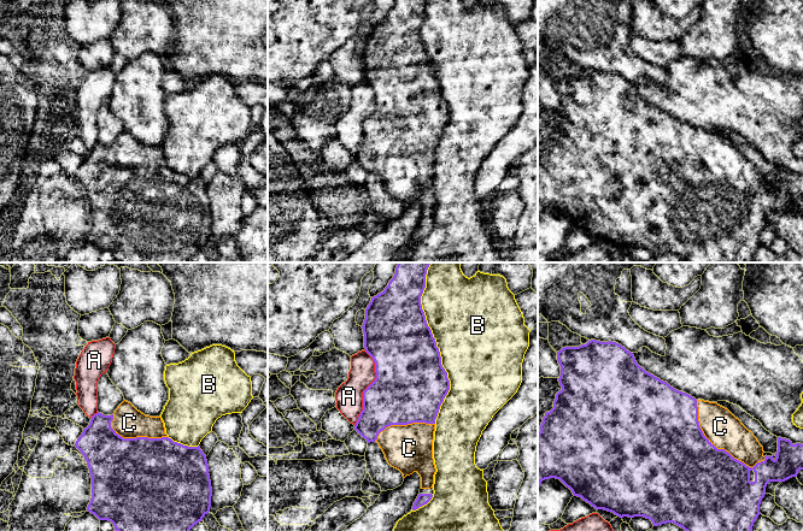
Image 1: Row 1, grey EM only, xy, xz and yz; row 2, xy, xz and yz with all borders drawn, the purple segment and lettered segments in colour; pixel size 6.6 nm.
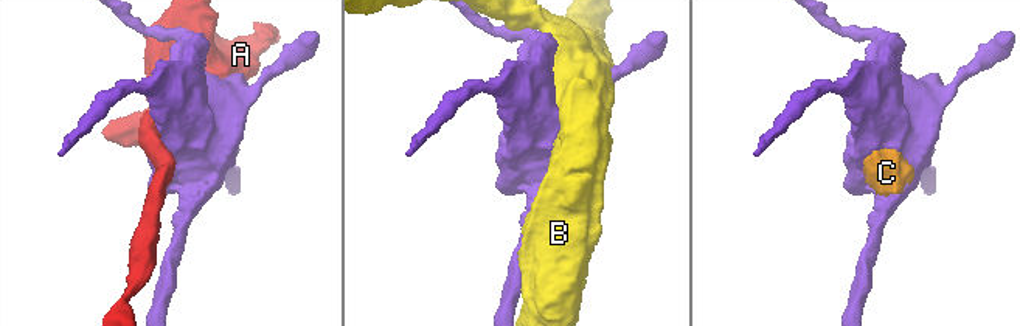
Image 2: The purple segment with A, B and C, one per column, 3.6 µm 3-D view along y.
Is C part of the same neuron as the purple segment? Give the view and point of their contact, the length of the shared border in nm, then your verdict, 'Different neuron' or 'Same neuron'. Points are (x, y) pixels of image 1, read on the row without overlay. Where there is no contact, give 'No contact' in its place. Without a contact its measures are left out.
Touches purple at yz (716, 178). Shared border 600 nm. Same neuron

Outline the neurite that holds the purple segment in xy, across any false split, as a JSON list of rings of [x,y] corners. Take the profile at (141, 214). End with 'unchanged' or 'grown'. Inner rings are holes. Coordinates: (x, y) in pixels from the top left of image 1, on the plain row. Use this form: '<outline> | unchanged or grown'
[[[125,130],[112,146],[94,144],[75,177],[84,187],[92,208],[87,241],[99,250],[111,252],[117,262],[189,262],[210,242],[212,218],[206,185],[200,177],[174,172],[165,164],[160,147],[145,146]]] | grown

